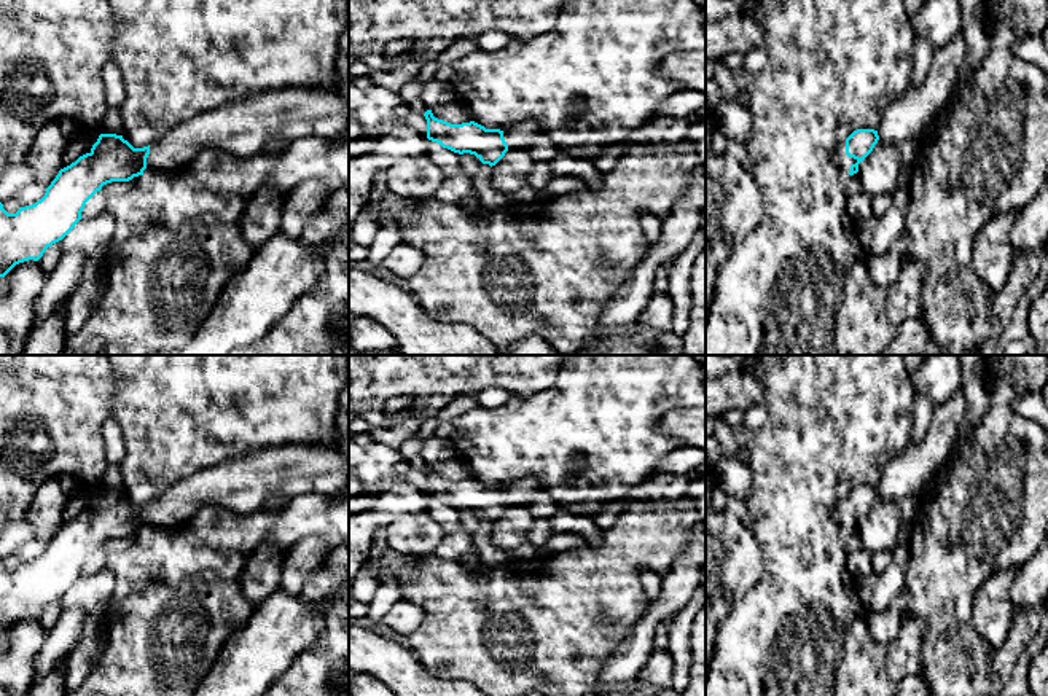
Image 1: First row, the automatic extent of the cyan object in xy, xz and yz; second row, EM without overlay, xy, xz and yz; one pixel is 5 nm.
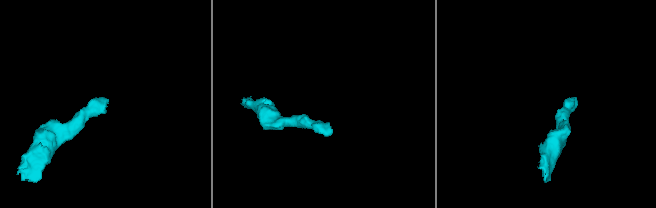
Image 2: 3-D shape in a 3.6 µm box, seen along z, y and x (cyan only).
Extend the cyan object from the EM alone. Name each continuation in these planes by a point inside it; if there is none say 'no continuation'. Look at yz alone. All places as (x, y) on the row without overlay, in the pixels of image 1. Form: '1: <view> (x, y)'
1: yz (840, 515)

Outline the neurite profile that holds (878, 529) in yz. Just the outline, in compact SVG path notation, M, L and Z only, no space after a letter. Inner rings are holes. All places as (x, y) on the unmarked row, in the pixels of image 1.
M878 497L873 508L858 521L862 549L868 554L892 551L897 546L901 527L900 511L895 502Z

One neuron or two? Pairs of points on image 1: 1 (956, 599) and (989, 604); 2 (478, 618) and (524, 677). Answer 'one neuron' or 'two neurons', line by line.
1: two neurons
2: one neuron

